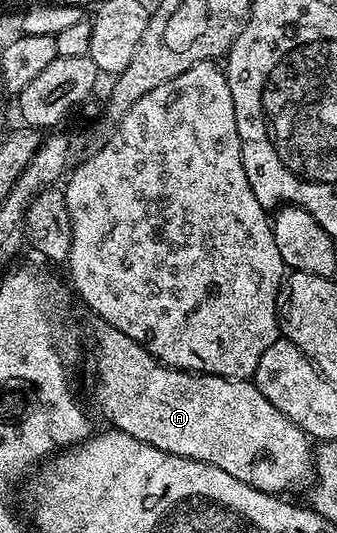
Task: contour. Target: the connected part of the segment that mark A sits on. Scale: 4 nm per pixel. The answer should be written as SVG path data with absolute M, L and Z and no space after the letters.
M102 321L96 325L93 330L93 402L112 429L127 432L127 436L135 436L135 440L143 440L143 444L151 444L163 452L223 468L223 472L235 476L235 480L243 480L243 484L268 494L281 496L286 493L284 490L293 490L310 481L314 473L314 443L309 435L291 424L252 381L193 374L190 370L165 366L154 354L131 340L127 332L119 332L119 328Z

